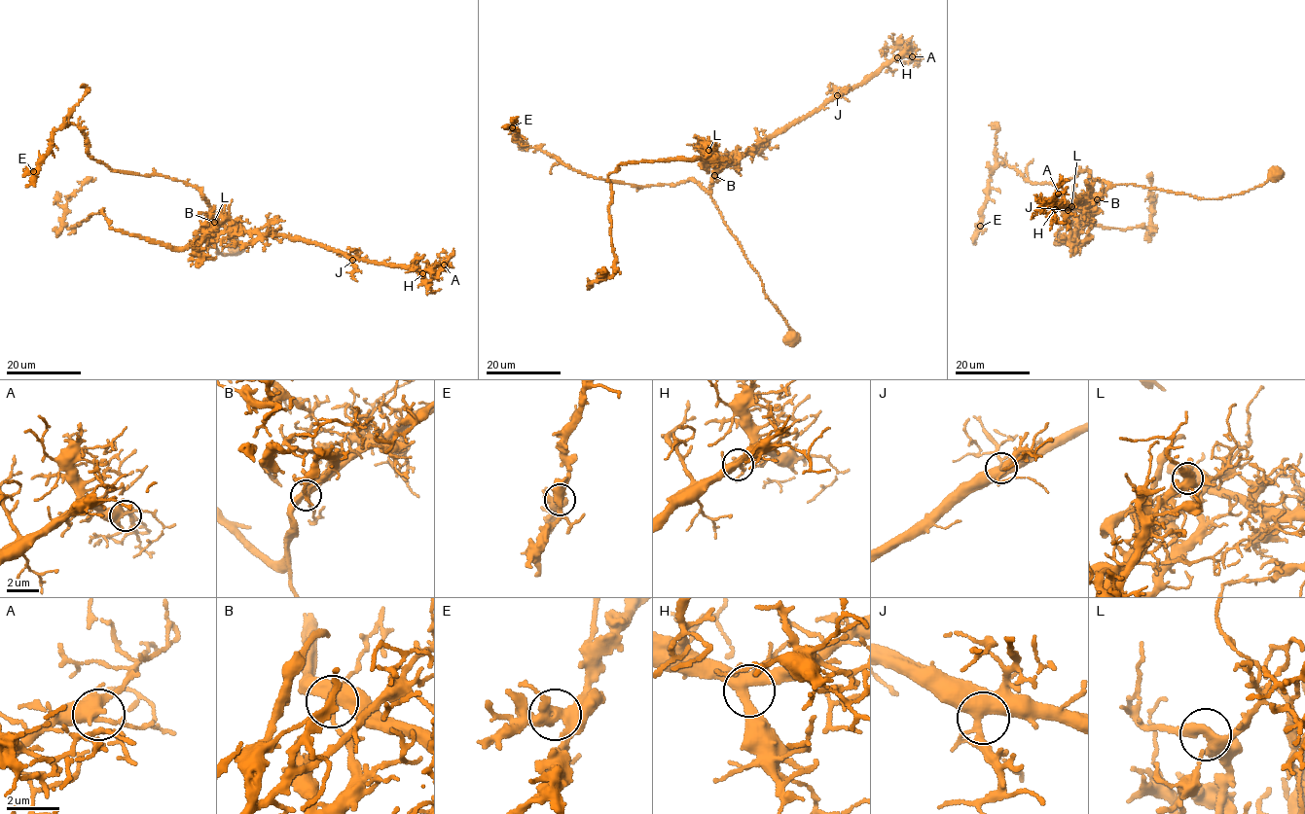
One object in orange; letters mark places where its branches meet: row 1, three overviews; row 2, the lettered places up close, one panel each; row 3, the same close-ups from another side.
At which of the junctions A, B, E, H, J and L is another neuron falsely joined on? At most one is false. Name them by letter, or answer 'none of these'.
B

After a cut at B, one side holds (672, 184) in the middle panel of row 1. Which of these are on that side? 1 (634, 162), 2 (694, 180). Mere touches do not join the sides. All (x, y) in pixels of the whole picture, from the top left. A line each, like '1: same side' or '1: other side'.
1: other side
2: same side

